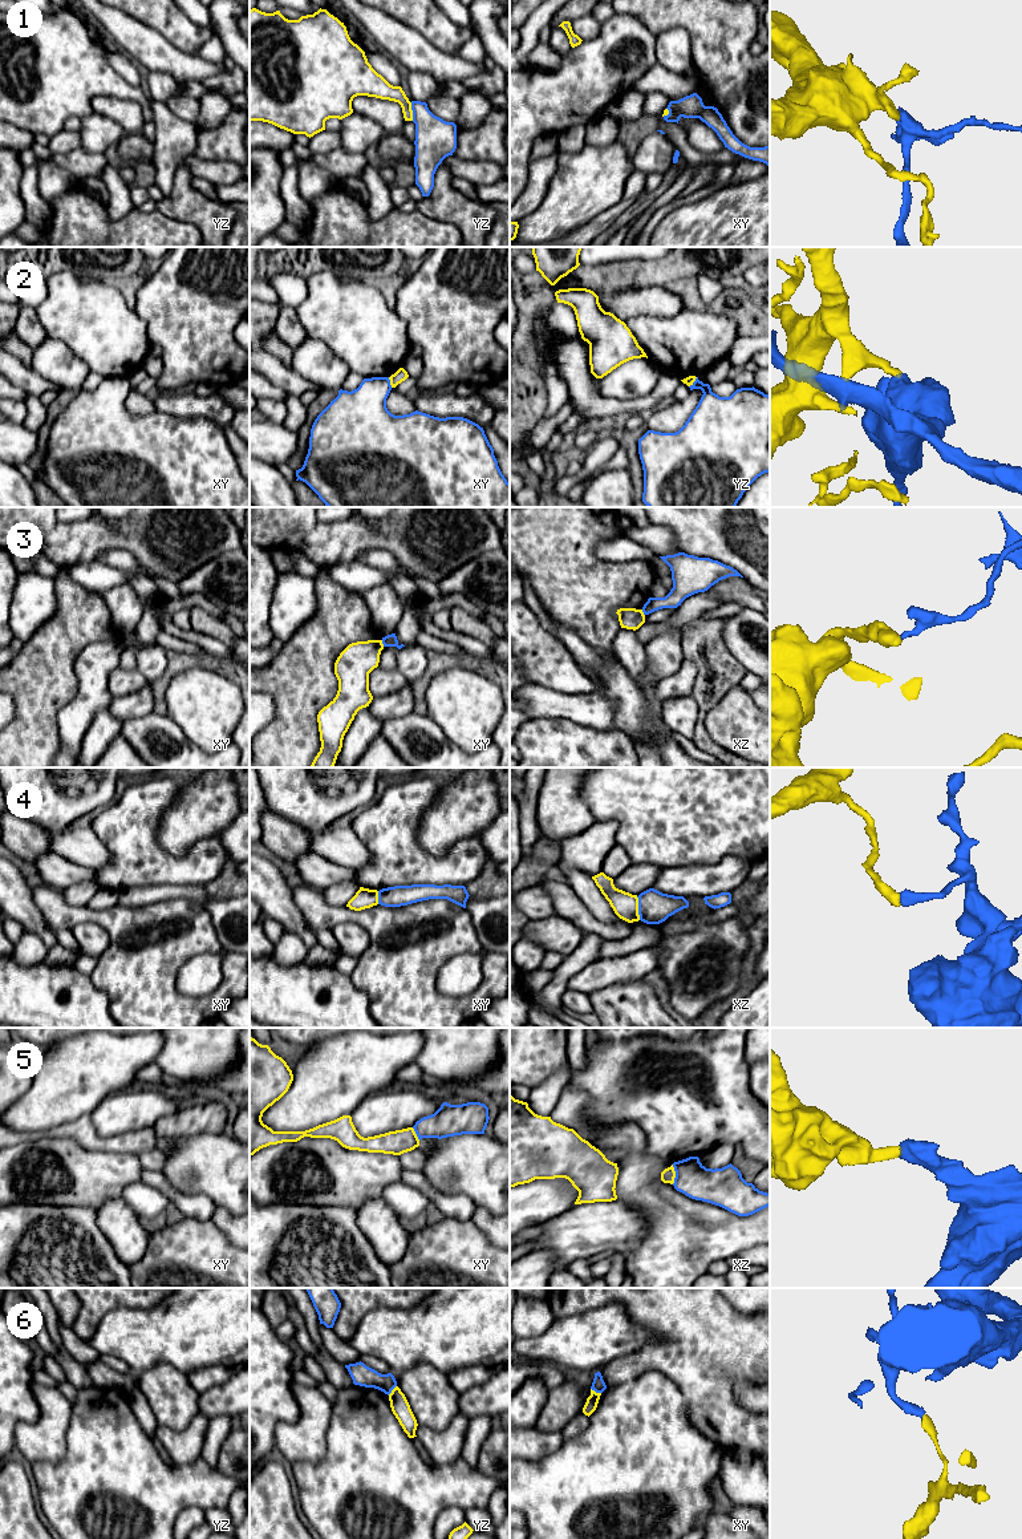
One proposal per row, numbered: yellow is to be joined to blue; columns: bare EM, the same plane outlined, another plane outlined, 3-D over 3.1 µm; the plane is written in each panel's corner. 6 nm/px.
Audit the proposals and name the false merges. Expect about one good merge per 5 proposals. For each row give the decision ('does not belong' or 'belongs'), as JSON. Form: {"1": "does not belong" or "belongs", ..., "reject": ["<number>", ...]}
{"1": "does not belong", "2": "does not belong", "3": "does not belong", "4": "does not belong", "5": "does not belong", "6": "does not belong", "reject": ["1", "2", "3", "4", "5", "6"]}

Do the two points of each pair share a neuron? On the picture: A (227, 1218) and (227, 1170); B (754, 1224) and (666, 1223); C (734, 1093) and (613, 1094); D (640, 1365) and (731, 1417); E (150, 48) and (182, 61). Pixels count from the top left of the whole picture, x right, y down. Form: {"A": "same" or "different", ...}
{"A": "different", "B": "same", "C": "same", "D": "same", "E": "same"}

